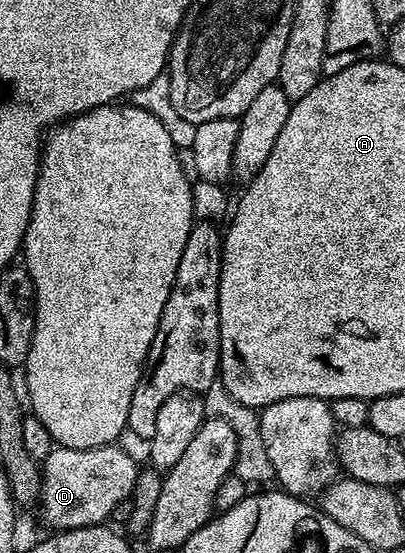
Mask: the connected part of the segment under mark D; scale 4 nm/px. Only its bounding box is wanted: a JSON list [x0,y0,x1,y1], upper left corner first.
[38,443,138,531]

